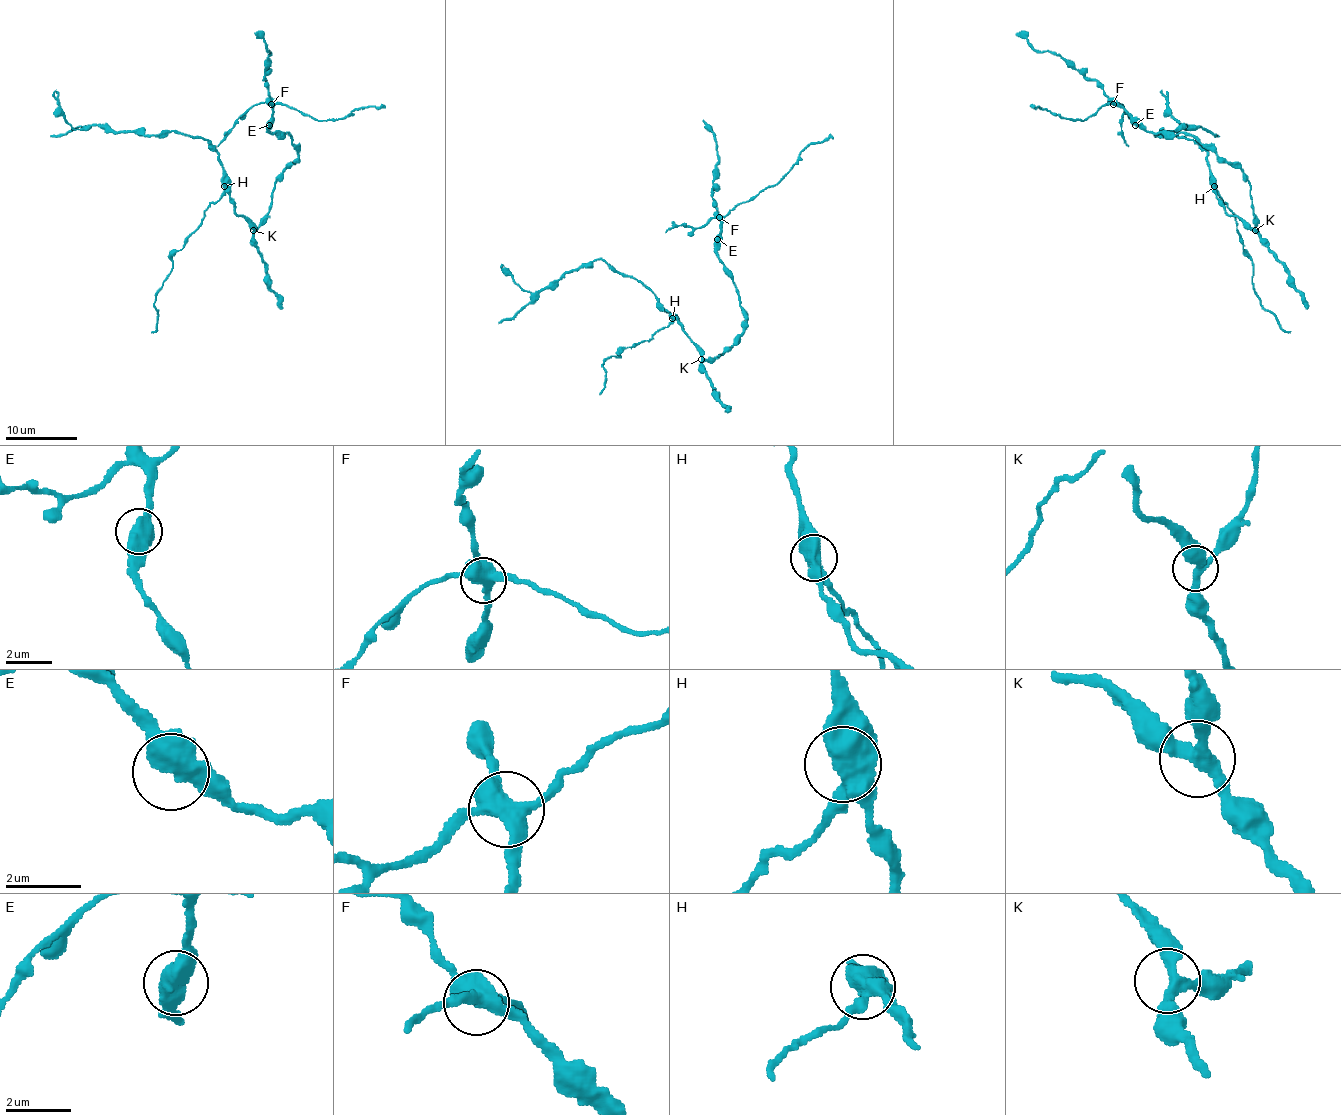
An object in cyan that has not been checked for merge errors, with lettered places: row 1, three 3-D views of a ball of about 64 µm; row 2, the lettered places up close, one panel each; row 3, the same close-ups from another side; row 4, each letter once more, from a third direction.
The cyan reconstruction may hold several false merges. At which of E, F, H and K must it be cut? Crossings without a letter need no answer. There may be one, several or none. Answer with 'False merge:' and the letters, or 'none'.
False merge: F, H

